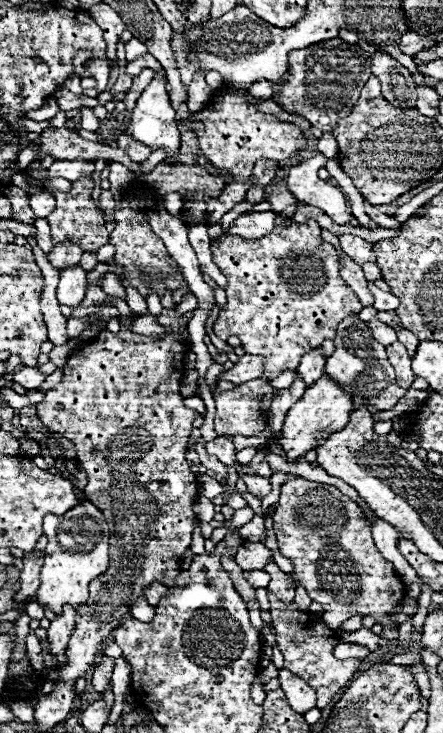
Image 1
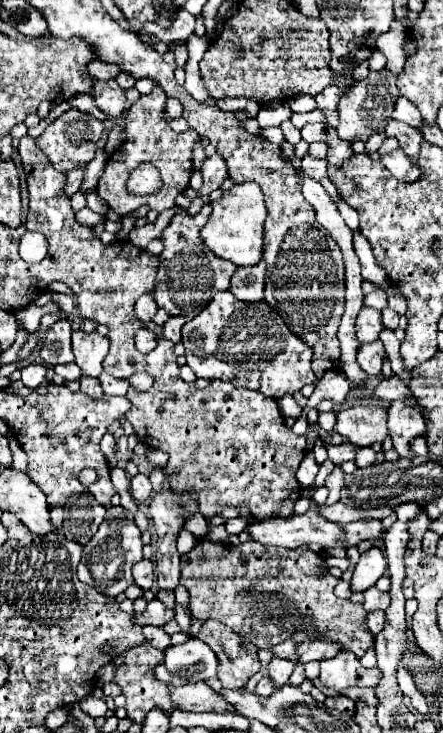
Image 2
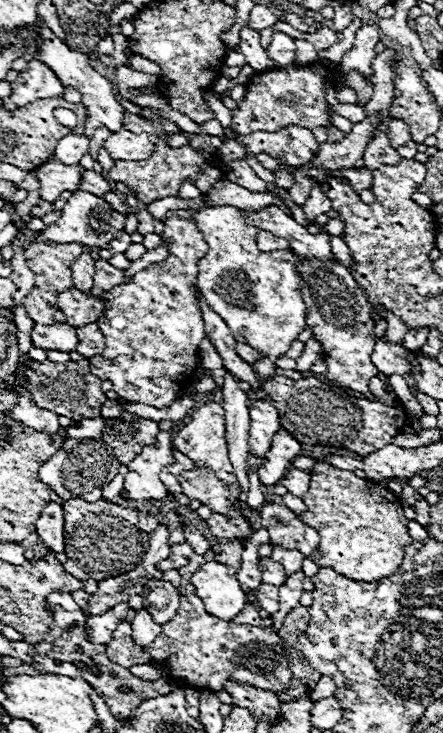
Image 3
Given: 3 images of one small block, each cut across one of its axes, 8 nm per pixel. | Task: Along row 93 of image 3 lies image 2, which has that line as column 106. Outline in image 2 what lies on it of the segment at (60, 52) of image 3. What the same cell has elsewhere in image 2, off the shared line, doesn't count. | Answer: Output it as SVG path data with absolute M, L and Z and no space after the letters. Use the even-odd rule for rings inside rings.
M114 78L110 80L94 80L92 84L92 94L90 94L96 102L96 106L108 114L110 118L118 118L124 112L124 90L116 84Z

